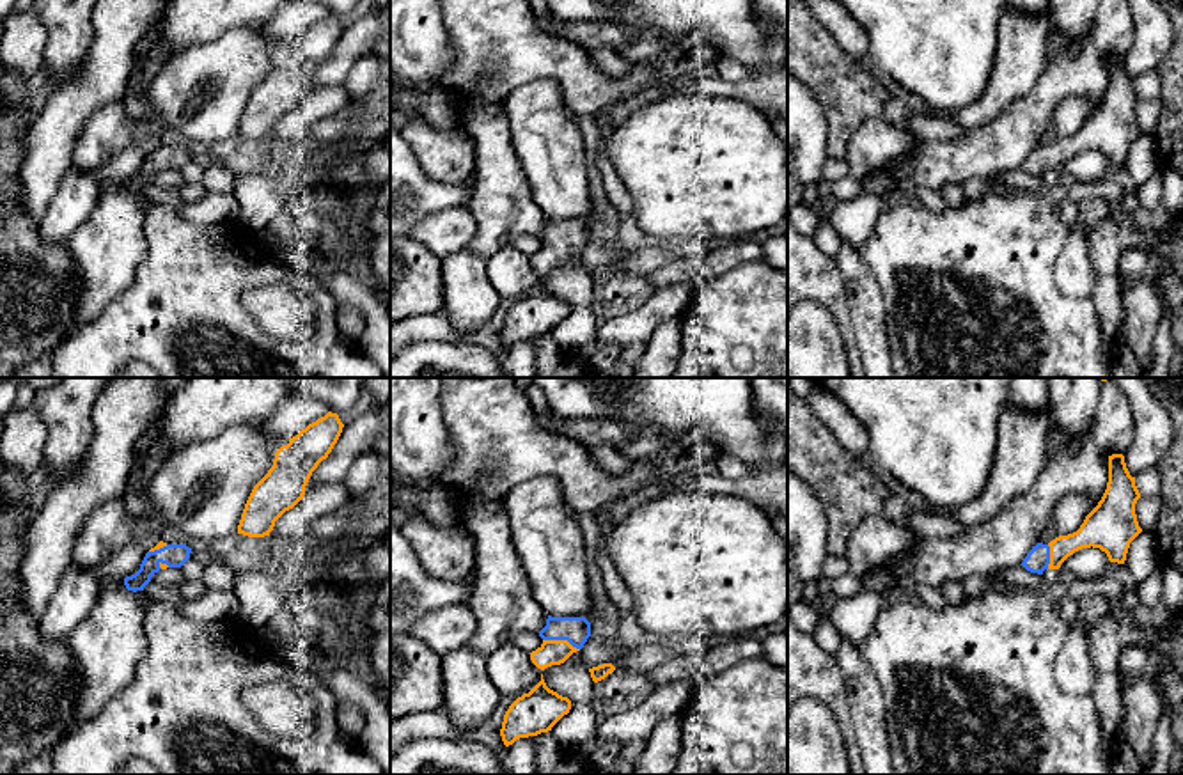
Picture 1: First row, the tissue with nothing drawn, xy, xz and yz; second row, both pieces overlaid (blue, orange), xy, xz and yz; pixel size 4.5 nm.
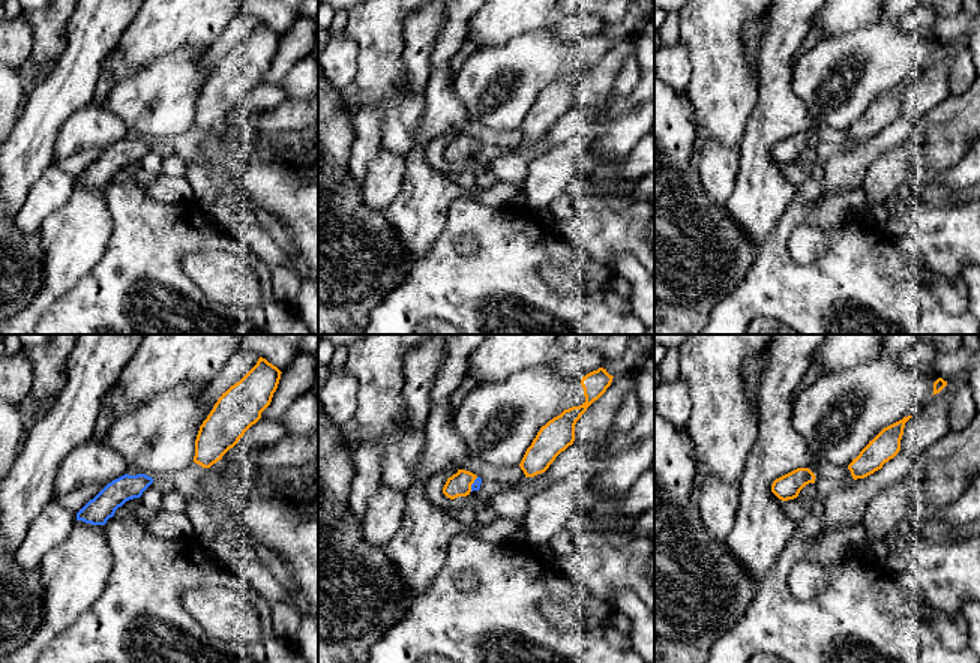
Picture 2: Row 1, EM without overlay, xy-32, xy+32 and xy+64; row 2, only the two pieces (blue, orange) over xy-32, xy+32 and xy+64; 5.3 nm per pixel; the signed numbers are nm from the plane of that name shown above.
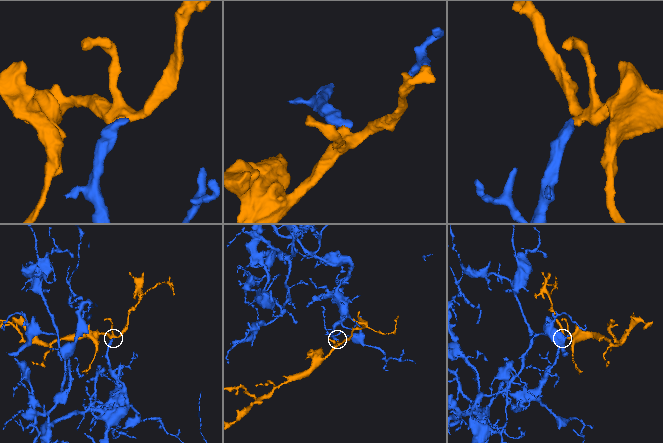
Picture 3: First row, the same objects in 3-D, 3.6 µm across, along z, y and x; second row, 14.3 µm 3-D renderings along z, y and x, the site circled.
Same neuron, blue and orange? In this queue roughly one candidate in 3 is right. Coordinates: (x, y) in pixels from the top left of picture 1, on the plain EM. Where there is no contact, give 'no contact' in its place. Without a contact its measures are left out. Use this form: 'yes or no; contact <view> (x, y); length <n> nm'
yes; contact xz (561, 242); length 180 nm

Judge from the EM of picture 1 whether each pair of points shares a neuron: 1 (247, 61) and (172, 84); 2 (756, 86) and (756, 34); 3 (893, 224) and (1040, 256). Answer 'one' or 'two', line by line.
1: one
2: two
3: one

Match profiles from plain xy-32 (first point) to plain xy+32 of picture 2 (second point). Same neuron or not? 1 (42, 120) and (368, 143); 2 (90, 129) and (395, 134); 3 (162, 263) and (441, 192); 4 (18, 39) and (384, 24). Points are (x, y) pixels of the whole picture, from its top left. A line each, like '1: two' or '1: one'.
1: one
2: one
3: two
4: two

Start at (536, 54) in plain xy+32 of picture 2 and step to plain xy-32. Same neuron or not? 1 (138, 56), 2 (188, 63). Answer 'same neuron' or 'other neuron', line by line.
1: other neuron
2: same neuron

